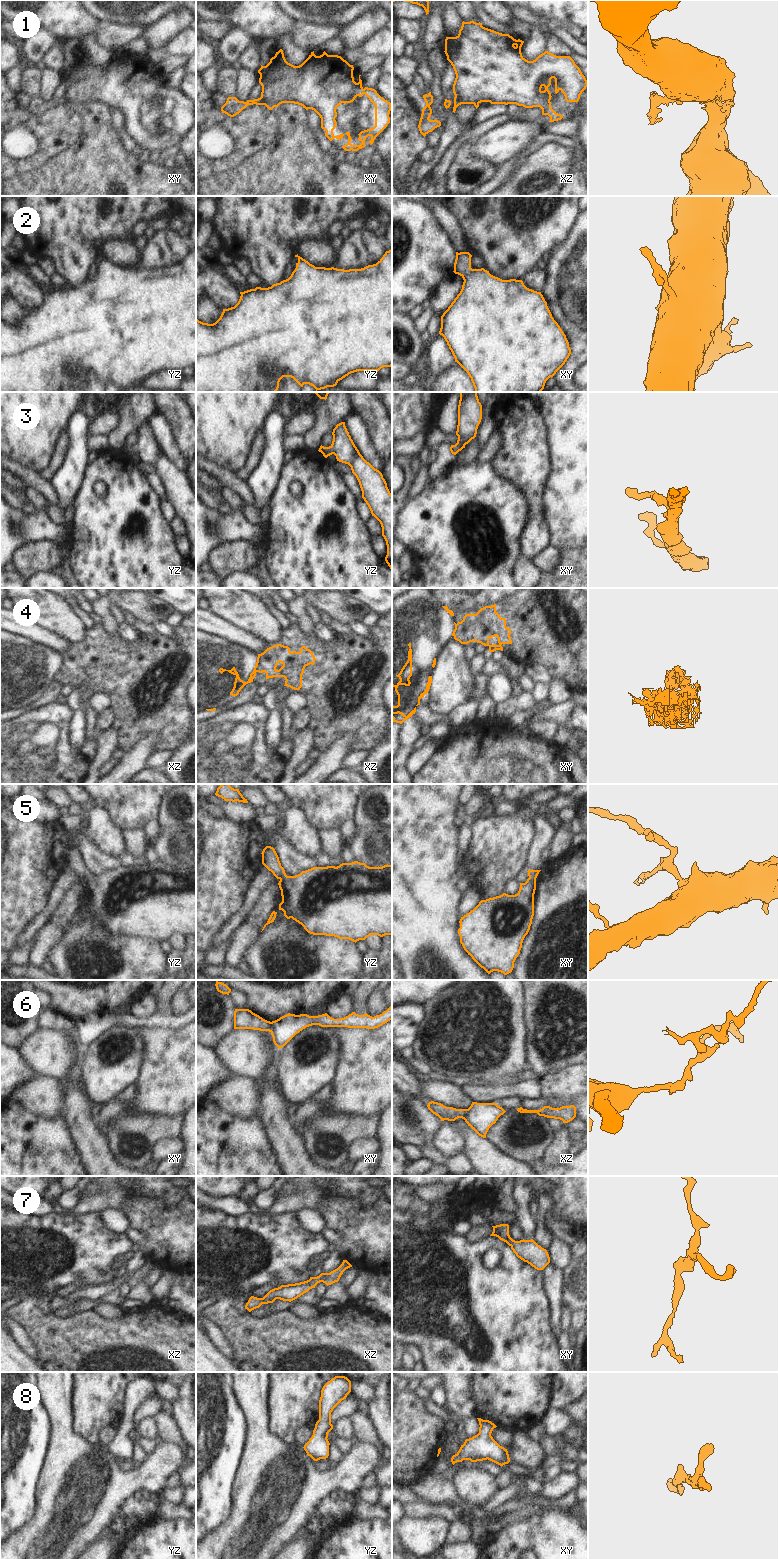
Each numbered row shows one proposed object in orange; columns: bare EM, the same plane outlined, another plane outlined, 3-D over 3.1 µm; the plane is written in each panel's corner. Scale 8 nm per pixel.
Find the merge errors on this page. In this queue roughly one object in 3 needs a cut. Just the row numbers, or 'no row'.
1, 4, 6

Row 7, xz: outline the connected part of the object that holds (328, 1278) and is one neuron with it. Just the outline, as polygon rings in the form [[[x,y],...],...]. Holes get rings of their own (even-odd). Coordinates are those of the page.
[[[343,1260],[342,1264],[330,1273],[321,1273],[317,1277],[310,1277],[309,1280],[300,1283],[281,1285],[270,1290],[263,1298],[251,1296],[245,1305],[245,1309],[251,1312],[262,1304],[273,1303],[276,1299],[291,1302],[310,1289],[315,1288],[320,1282],[325,1283],[327,1286],[338,1282],[343,1272],[350,1267],[352,1265],[347,1260]]]

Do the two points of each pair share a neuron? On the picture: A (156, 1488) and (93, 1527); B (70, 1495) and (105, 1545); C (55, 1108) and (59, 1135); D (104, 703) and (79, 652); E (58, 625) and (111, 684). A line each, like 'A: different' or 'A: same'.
A: same
B: different
C: different
D: different
E: different

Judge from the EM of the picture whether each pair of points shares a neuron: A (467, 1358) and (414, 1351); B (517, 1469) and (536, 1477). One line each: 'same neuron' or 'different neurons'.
A: different neurons
B: same neuron

